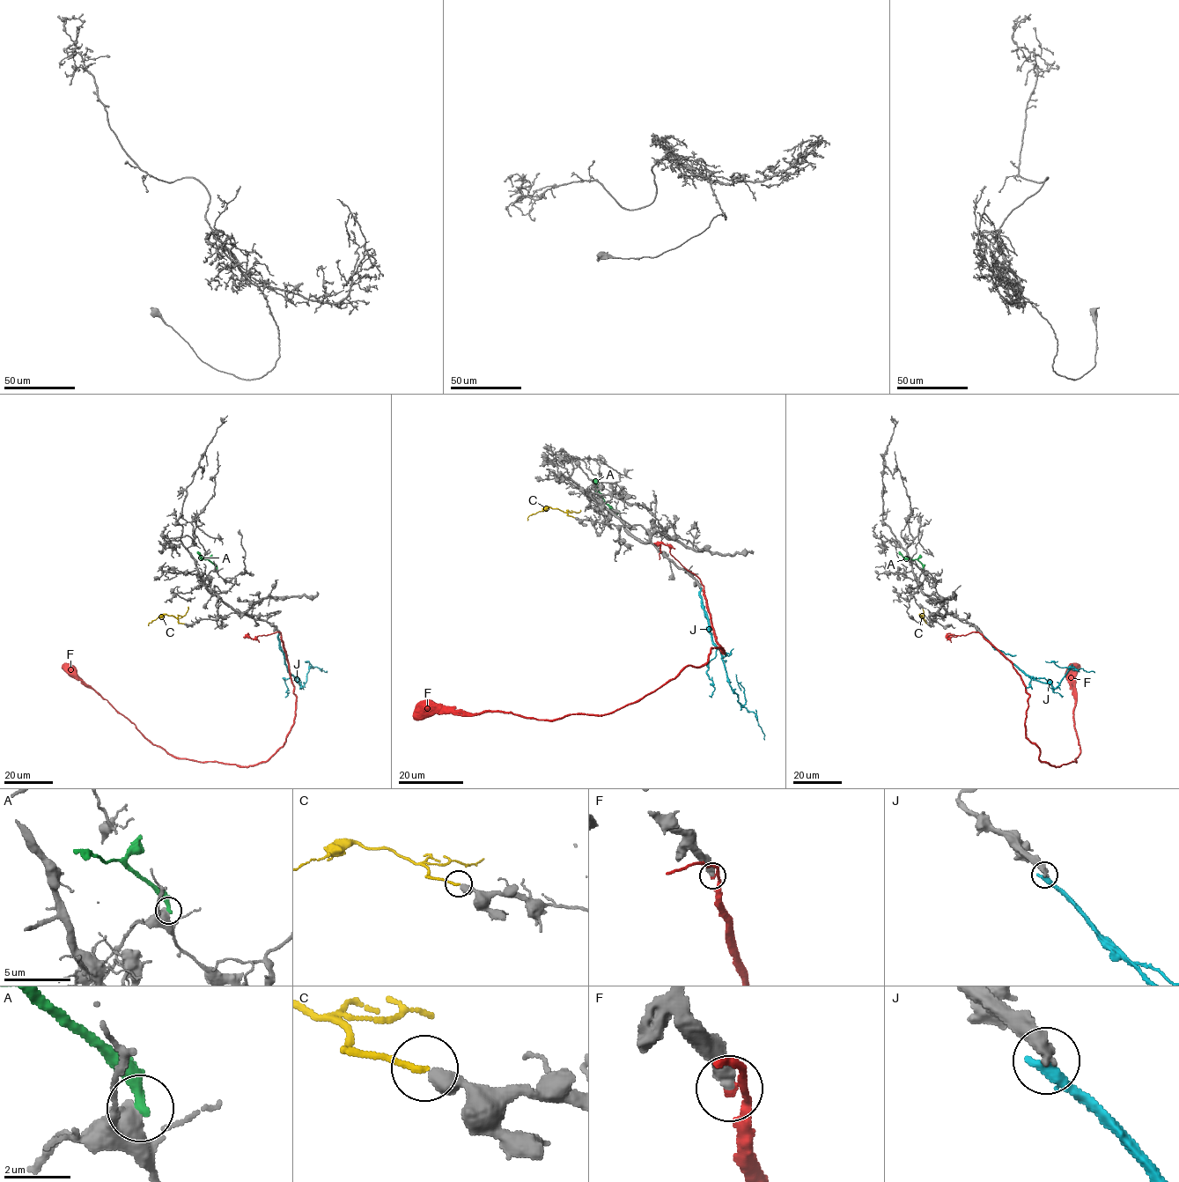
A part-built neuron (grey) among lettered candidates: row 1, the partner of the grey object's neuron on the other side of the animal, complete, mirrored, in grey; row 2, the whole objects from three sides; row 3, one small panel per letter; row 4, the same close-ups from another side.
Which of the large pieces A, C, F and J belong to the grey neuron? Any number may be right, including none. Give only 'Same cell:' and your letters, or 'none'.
Same cell: C, F

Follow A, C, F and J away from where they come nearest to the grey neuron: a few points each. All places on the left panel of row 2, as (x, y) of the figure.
A: (217, 568), (208, 559), (202, 558), (197, 551)
C: (184, 624), (172, 615), (162, 615), (148, 625)
F: (280, 634), (296, 699), (294, 724), (278, 750), (266, 761), (247, 766), (200, 762), (168, 754), (62, 666)
J: (278, 634), (278, 646), (287, 669), (301, 688), (312, 667), (327, 672)

